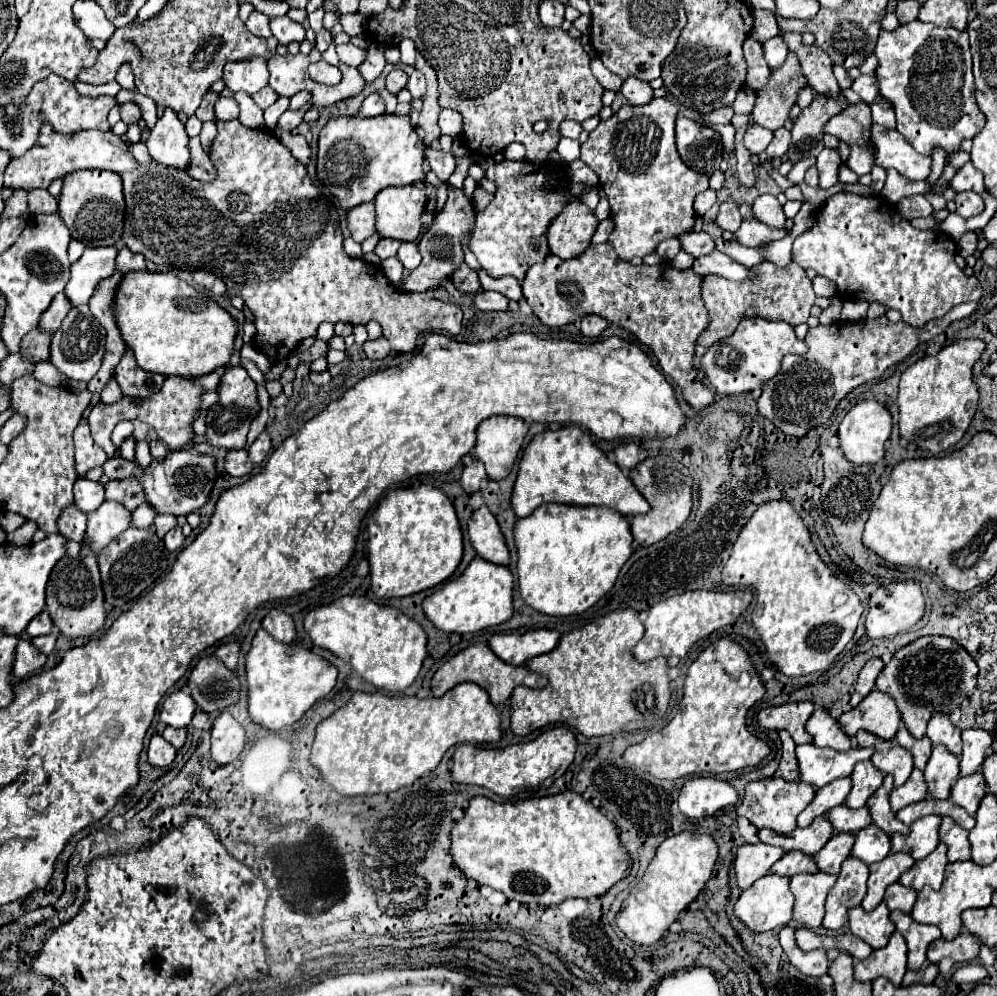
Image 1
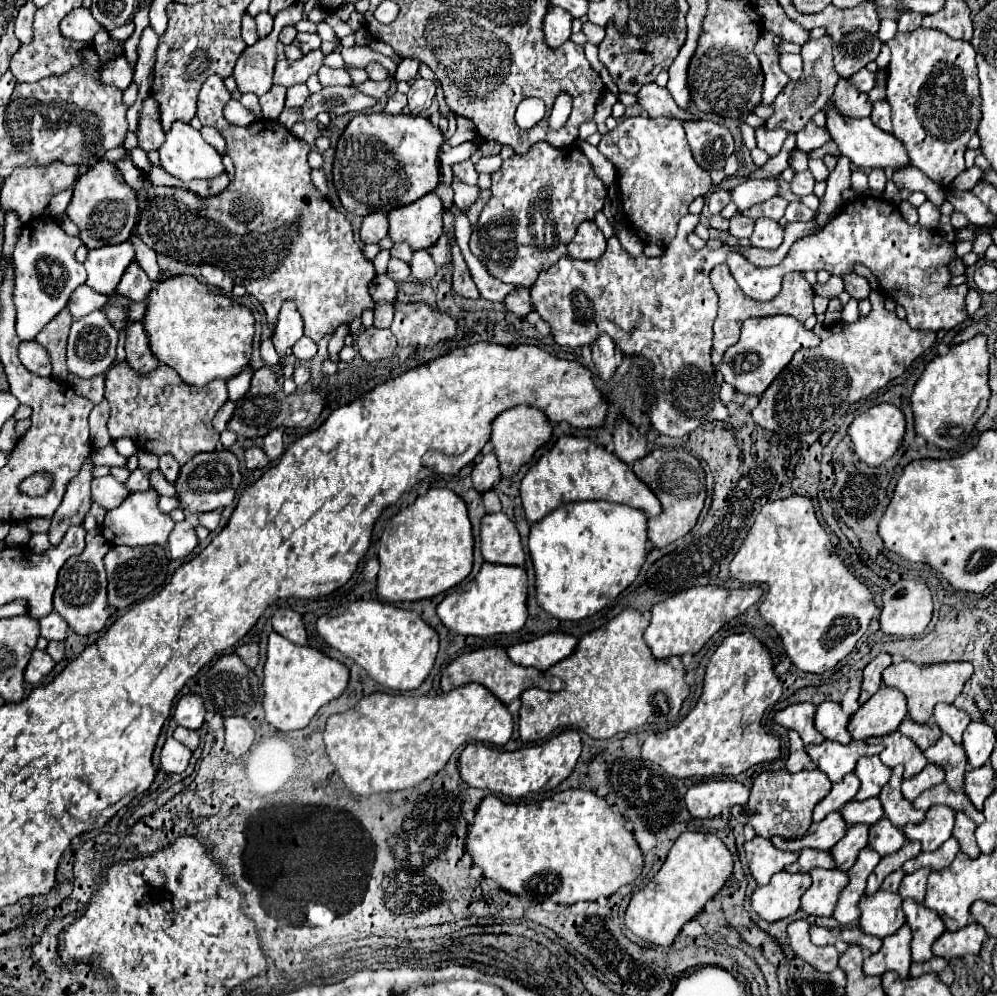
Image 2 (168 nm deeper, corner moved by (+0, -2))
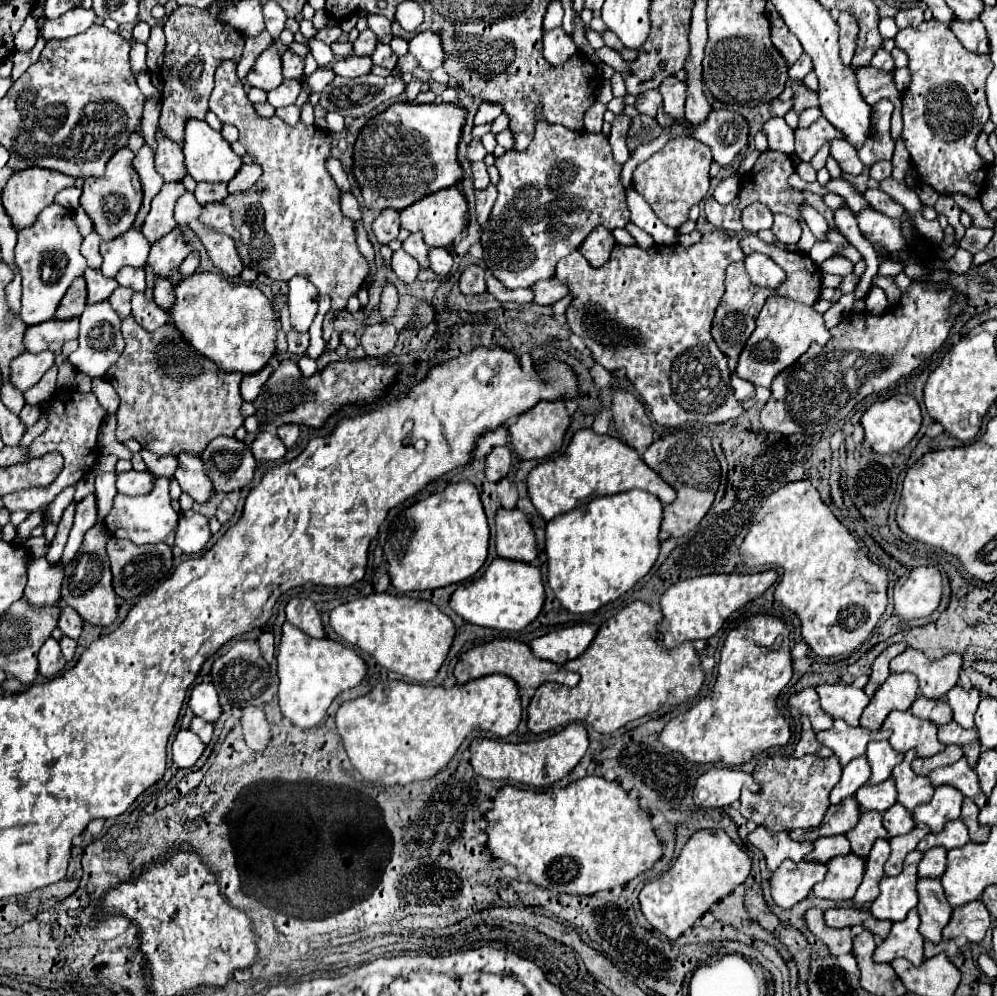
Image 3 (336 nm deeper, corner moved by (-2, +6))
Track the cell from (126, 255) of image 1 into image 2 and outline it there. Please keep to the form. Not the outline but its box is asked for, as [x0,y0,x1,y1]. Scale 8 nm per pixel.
[115,262,153,302]

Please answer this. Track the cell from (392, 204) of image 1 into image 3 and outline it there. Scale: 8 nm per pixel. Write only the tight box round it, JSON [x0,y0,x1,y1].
[401,186,467,248]

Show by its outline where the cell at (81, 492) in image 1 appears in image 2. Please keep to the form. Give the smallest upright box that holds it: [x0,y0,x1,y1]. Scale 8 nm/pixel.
[91,476,131,510]

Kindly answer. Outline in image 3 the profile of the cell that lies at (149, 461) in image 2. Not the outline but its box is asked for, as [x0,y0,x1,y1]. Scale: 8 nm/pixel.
[105,478,179,546]

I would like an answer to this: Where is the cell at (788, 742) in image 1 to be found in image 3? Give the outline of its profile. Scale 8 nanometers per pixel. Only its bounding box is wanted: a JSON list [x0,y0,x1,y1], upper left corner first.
[795,716,823,758]

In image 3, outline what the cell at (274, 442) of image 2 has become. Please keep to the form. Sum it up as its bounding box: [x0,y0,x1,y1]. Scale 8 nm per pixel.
[277,424,299,448]

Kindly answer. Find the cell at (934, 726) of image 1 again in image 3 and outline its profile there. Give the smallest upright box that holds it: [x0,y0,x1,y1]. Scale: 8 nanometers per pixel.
[945,686,981,728]

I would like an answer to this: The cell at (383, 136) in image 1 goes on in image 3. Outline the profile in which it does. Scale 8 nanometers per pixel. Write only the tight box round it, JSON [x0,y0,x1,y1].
[353,102,465,210]

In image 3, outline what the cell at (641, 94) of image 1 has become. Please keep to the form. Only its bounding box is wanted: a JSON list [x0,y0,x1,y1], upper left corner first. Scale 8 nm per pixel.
[659,76,685,120]

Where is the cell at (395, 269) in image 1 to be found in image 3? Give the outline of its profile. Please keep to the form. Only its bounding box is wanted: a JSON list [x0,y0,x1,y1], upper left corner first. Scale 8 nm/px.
[391,250,419,284]

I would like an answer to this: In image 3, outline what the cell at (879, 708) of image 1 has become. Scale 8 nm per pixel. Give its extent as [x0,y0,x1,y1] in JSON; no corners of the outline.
[861,674,917,730]

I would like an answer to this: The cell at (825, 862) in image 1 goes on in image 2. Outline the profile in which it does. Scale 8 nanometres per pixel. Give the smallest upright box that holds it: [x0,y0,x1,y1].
[831,824,869,872]

